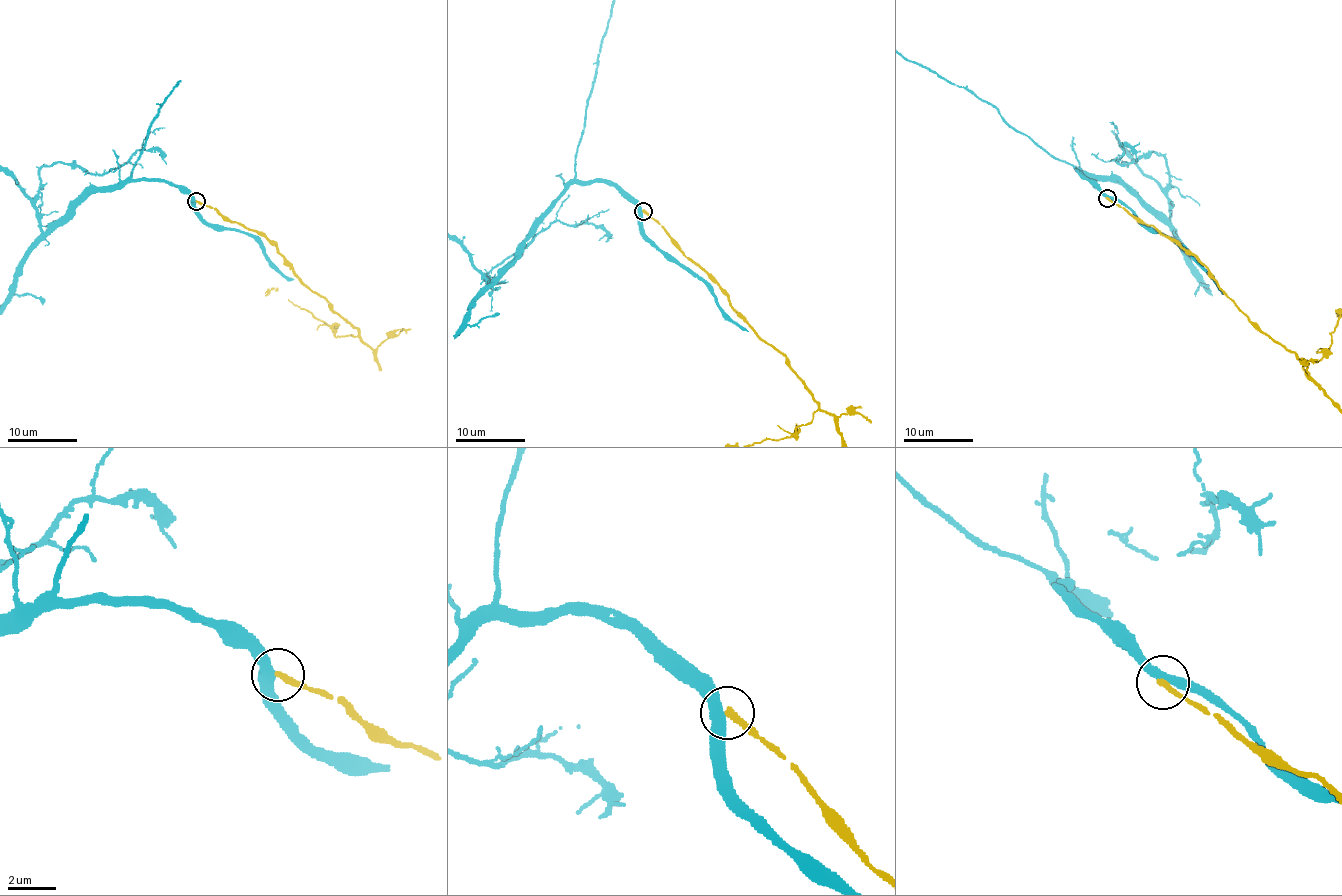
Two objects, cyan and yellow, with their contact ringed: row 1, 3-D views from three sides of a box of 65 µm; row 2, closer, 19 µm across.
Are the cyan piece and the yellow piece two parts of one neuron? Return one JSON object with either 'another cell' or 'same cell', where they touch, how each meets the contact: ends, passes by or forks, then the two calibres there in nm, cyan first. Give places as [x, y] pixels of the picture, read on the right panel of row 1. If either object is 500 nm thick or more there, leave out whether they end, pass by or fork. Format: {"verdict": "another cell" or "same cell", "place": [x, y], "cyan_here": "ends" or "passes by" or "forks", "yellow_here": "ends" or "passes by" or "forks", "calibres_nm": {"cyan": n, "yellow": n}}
{"verdict": "another cell", "place": [1107, 198], "cyan_here": "passes by", "yellow_here": "ends", "calibres_nm": {"cyan": 360, "yellow": 240}}

